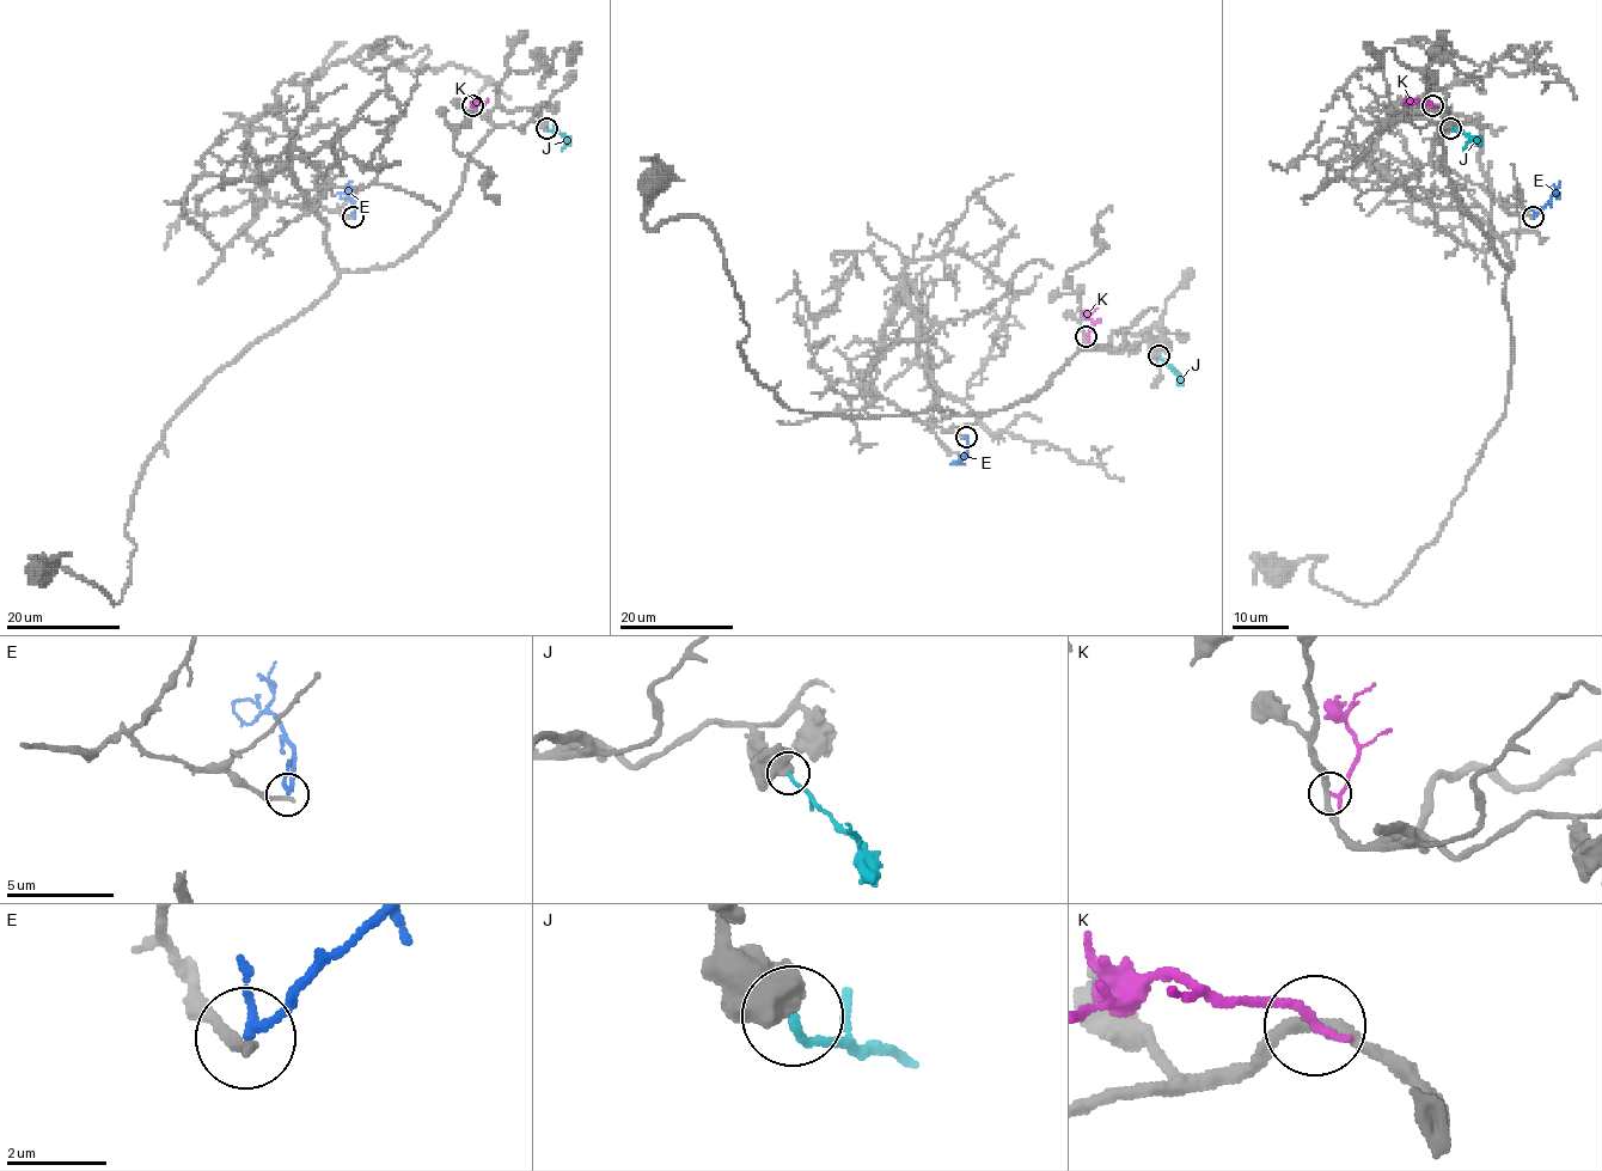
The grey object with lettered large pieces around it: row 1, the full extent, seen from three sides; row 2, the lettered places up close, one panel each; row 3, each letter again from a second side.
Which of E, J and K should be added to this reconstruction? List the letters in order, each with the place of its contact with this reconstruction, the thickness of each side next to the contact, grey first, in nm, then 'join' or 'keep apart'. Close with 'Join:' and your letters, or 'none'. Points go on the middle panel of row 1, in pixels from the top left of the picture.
E: meets grey at (966, 437); 220 nm thick on the grey side, 150 nm on the other; keep apart
J: meets grey at (1159, 355); 600 nm thick on the grey side, 180 nm on the other; keep apart
K: meets grey at (1086, 336); 280 nm thick on the grey side, 190 nm on the other; keep apart
Join: none

